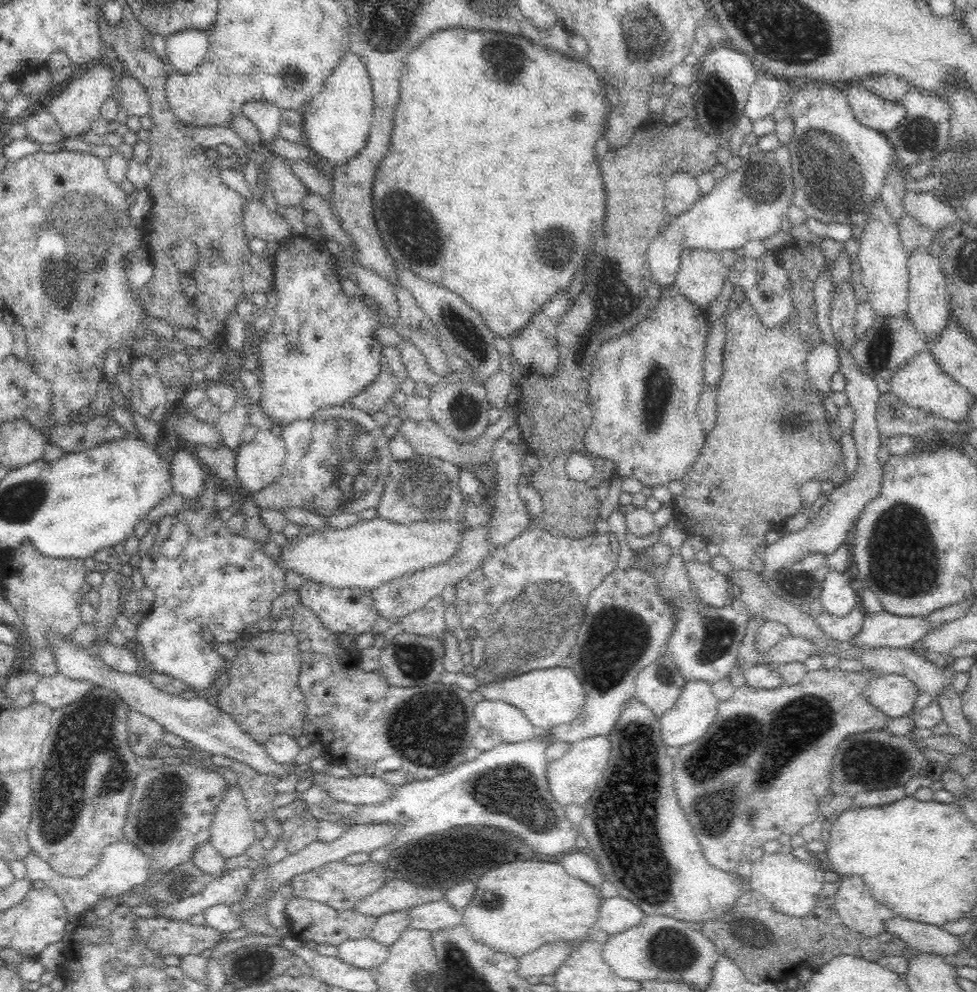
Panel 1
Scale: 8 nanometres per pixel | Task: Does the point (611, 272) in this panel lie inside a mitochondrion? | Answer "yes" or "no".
no

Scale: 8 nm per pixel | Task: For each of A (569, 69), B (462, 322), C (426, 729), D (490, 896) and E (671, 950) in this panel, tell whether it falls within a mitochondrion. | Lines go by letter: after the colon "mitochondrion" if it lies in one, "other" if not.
A: other
B: mitochondrion
C: mitochondrion
D: mitochondrion
E: mitochondrion

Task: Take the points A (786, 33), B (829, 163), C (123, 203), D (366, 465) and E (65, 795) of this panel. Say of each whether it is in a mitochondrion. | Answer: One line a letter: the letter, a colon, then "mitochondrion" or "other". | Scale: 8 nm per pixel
A: mitochondrion
B: mitochondrion
C: other
D: mitochondrion
E: mitochondrion

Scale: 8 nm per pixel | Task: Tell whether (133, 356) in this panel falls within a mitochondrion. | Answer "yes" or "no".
no

